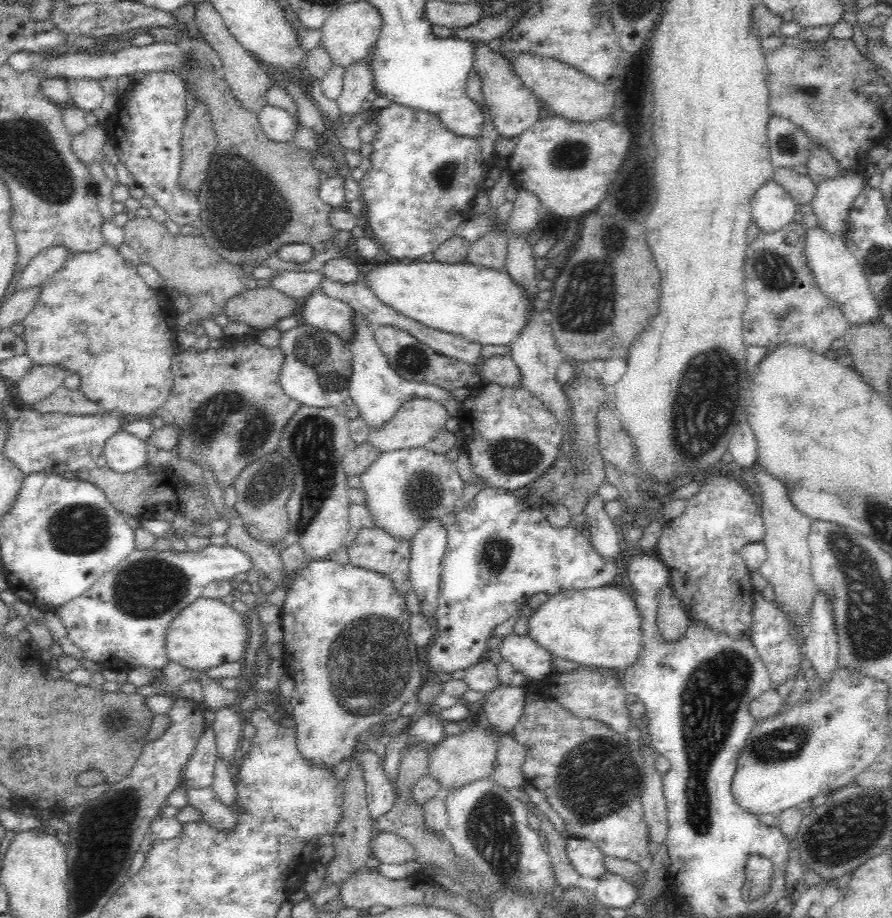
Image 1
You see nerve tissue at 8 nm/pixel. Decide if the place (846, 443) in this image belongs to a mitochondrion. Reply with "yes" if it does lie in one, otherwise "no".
no

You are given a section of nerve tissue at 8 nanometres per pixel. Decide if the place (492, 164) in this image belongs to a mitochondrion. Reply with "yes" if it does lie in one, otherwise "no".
no

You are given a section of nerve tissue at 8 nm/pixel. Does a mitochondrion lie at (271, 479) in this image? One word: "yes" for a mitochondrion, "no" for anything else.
yes

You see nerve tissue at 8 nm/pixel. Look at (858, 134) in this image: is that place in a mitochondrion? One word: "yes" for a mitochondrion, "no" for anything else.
no

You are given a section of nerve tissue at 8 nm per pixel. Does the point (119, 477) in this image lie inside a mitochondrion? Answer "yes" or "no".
no

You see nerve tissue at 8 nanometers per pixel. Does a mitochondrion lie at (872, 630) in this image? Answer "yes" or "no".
yes

